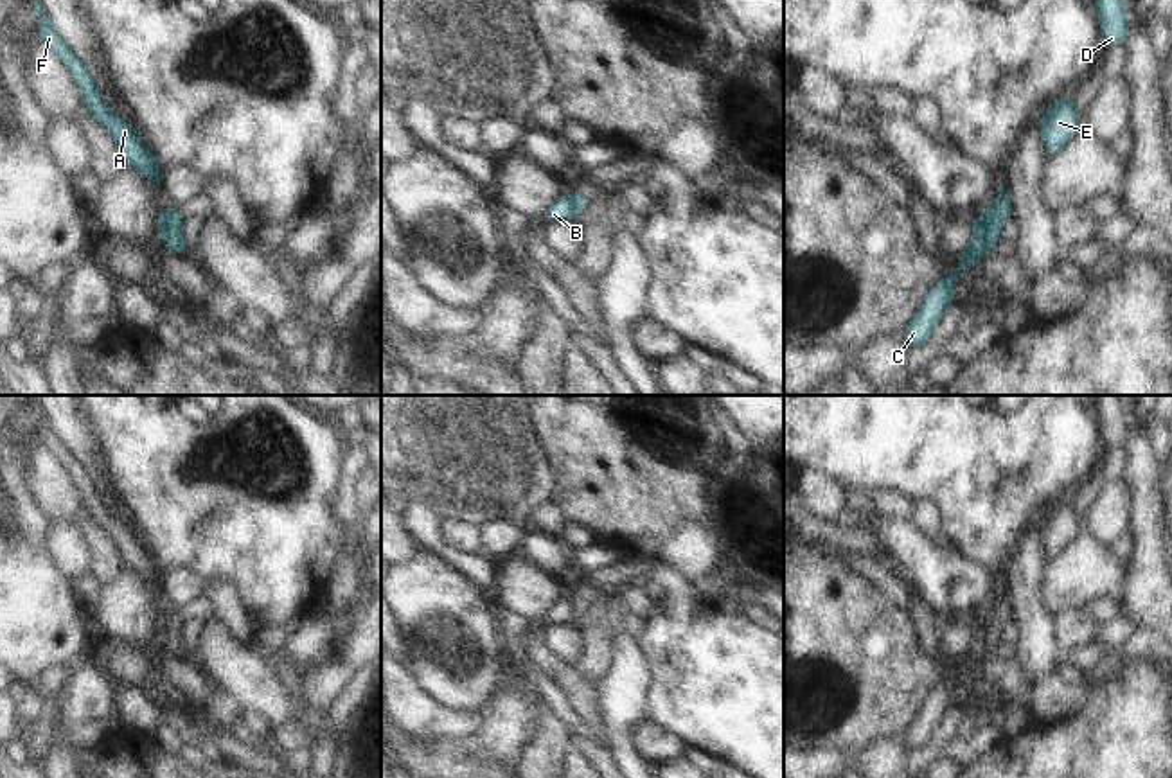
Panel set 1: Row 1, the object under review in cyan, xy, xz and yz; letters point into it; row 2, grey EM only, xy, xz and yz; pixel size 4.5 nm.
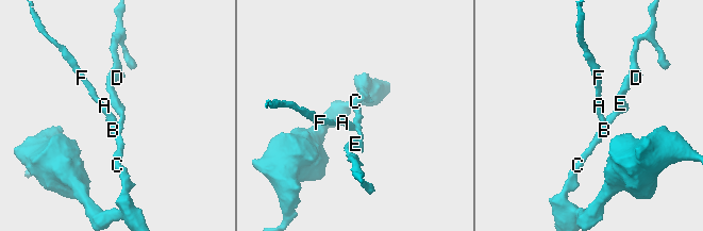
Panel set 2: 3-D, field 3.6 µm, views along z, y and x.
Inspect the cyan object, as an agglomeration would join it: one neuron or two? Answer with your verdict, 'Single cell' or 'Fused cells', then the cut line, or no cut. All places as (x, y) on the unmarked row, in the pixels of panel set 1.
Fused cells. Split along yz (1005, 606), (991, 624), (991, 645).

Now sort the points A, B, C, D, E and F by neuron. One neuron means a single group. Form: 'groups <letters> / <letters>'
groups A B F / C D E

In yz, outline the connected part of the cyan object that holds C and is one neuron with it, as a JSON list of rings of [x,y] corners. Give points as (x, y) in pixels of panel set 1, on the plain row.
[[[1007,593],[996,598],[983,618],[974,623],[974,636],[963,658],[956,663],[958,670],[954,676],[951,679],[942,679],[942,683],[924,699],[919,717],[904,731],[904,747],[908,751],[931,742],[937,724],[940,722],[947,706],[953,704],[958,677],[969,668],[976,668],[981,659],[992,652],[992,645],[989,643],[989,629],[994,616],[1001,613],[1003,607],[1012,611],[1012,604]]]

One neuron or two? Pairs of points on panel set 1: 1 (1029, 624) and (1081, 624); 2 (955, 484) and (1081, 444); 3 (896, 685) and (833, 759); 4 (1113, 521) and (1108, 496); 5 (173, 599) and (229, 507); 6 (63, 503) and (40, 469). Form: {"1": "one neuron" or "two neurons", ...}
{"1": "two neurons", "2": "one neuron", "3": "two neurons", "4": "one neuron", "5": "two neurons", "6": "one neuron"}

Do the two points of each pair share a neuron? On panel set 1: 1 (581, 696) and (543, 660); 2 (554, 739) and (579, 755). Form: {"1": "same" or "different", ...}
{"1": "same", "2": "different"}

